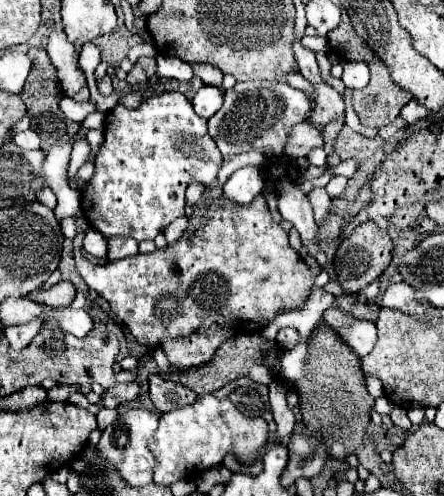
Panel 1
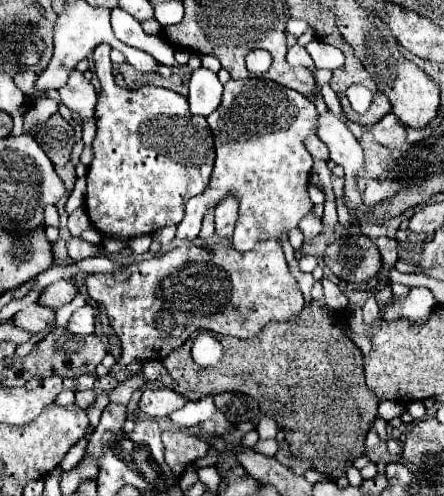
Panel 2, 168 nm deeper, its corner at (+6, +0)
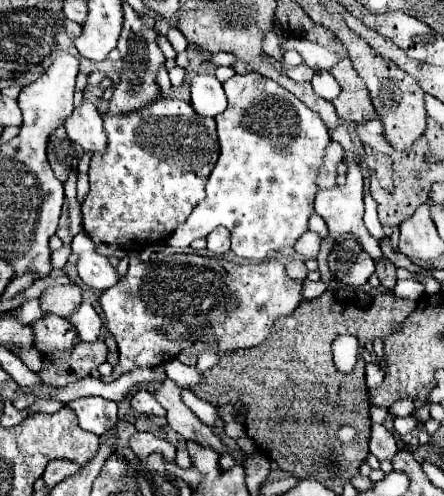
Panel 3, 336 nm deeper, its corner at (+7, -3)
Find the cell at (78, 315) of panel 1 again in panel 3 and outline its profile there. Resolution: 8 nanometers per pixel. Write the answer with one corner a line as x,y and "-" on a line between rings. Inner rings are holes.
82,302
80,310
76,314
72,314
68,320
76,326
80,340
84,340
84,342
98,340
98,334
102,328
102,318
98,316
98,312
94,310
94,306
90,302

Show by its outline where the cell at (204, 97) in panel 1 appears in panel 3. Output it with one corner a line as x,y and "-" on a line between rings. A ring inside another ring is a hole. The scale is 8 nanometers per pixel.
198,74
192,78
190,92
192,92
192,108
200,116
214,118
226,110
226,94
218,78
208,74

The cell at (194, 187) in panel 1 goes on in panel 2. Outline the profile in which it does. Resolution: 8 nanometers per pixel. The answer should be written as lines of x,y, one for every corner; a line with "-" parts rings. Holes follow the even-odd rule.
241,79
241,81
227,81
223,91
221,105
207,117
207,123
213,131
215,139
215,169
205,193
191,197
185,203
185,217
177,225
179,239
195,239
201,229
201,221
207,207
215,207
227,193
235,193
241,201
239,205
239,219
235,225
233,247
239,251
249,251
259,239
279,237
287,233
287,229
297,227
297,223
311,211
313,203
307,195
309,185
309,171
313,165
313,157
307,153
303,139
315,133
317,109
315,105
301,93
281,87
273,81
265,79

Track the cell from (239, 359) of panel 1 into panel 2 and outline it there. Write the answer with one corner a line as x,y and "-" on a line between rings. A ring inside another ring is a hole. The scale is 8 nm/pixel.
317,301
307,303
301,315
295,321
287,323
269,323
259,335
253,339
237,339
231,335
209,333
223,345
223,357
215,367
199,367
191,357
193,343
183,343
183,347
173,349
165,359
165,369
173,377
173,389
185,395
191,401
199,401
205,395
215,395
223,391
241,391
253,395
259,401
261,413
275,419
275,409
283,421
277,421
289,443
289,449
295,457
307,459
313,467
331,479
339,479
345,475
345,469
353,463
353,459
363,455
365,435
373,425
377,415
379,399
365,385
363,375
363,355
355,347
355,343
341,331
337,319
327,313

